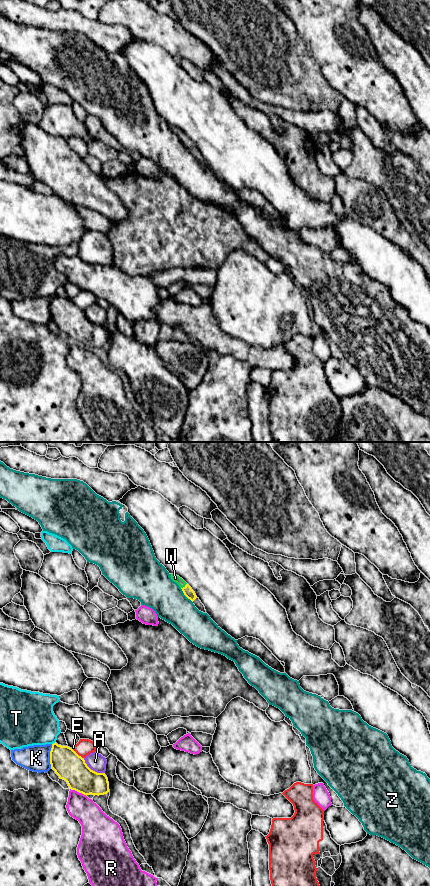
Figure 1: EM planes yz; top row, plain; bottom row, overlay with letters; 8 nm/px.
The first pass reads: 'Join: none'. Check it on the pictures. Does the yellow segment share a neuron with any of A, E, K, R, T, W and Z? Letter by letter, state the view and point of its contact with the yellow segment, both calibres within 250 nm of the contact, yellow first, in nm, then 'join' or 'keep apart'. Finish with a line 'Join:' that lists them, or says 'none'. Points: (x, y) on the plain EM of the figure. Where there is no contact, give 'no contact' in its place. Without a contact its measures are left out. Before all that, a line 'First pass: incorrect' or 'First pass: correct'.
First pass: incorrect
A: yz (92, 322) | 240/140 nm | keep apart
E: yz (76, 305) | 240/140 nm | keep apart
K: yz (50, 308) | 240/220 nm | keep apart
R: yz (78, 343) | 240/200 nm | keep apart
T: yz (53, 295) | 240/380 nm | keep apart
W: yz (183, 139) | 80/60 nm | join
Z: yz (185, 147) | 80/300 nm | keep apart
Join: W

